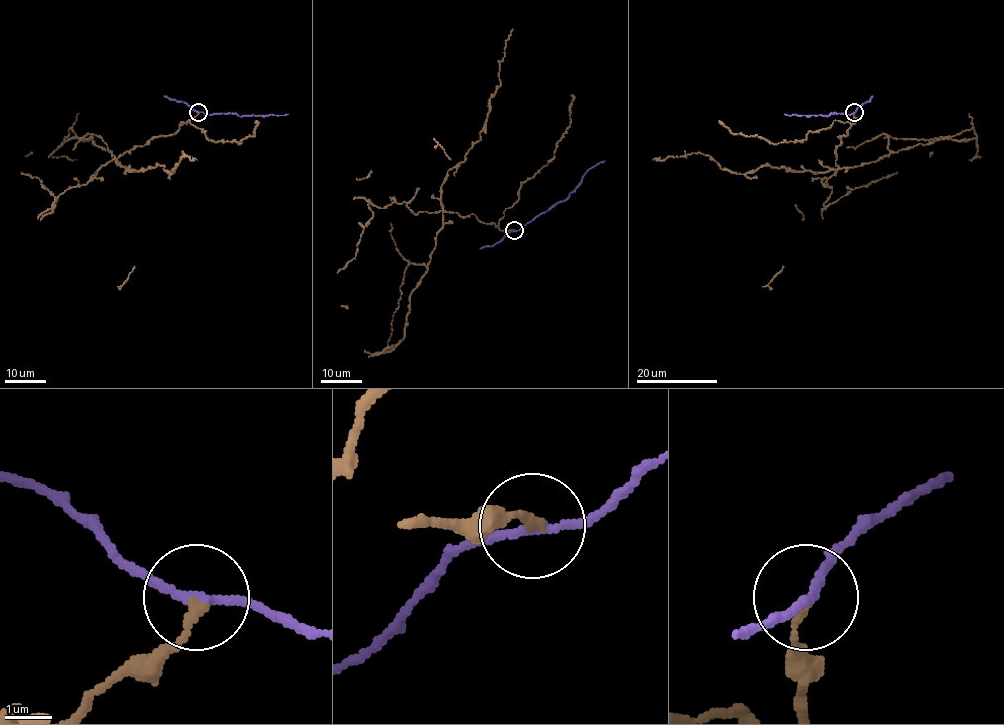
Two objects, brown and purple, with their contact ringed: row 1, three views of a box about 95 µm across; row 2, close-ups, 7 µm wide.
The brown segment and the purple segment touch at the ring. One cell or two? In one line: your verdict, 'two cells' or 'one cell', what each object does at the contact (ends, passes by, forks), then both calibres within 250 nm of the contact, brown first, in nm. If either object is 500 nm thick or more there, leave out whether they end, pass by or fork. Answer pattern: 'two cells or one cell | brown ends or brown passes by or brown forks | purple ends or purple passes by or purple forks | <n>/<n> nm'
two cells | brown ends | purple passes by | 190/170 nm

